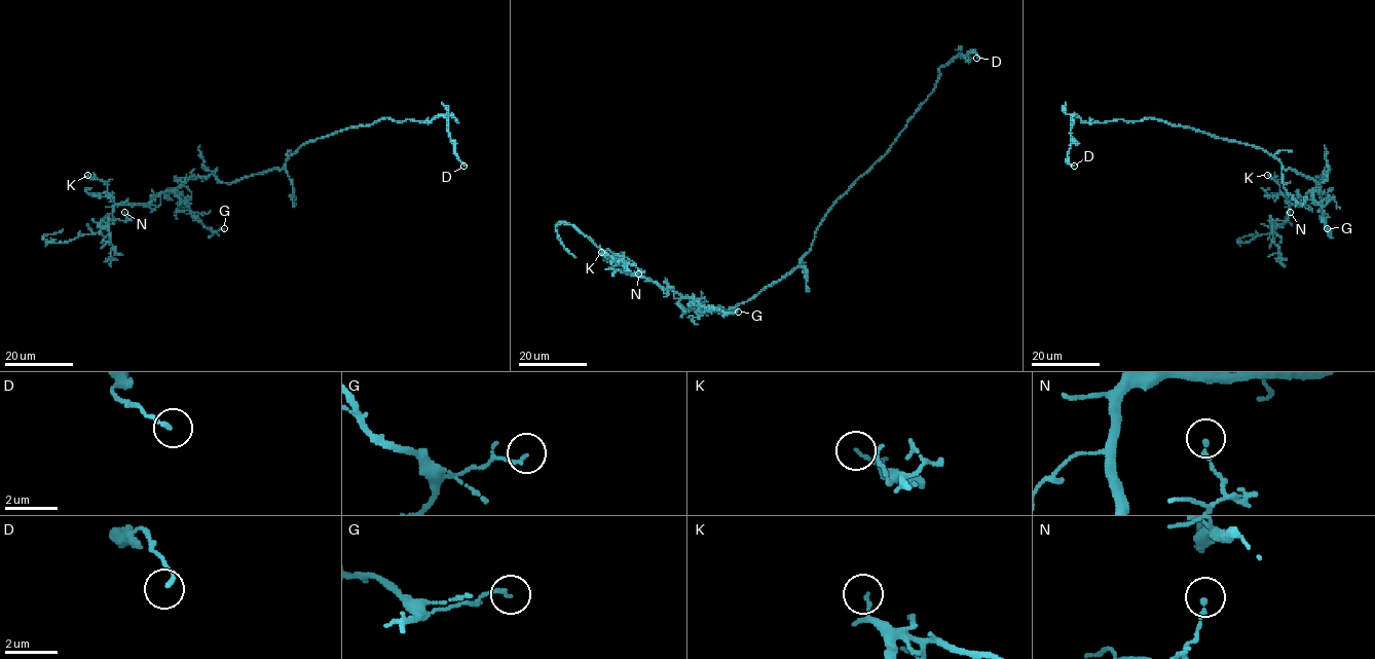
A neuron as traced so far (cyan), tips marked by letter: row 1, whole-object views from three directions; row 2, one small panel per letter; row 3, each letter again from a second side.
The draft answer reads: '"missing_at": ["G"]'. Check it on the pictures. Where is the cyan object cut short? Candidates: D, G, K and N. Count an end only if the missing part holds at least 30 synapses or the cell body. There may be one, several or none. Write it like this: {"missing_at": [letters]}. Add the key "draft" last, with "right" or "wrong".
{"missing_at": [], "draft": "wrong"}

